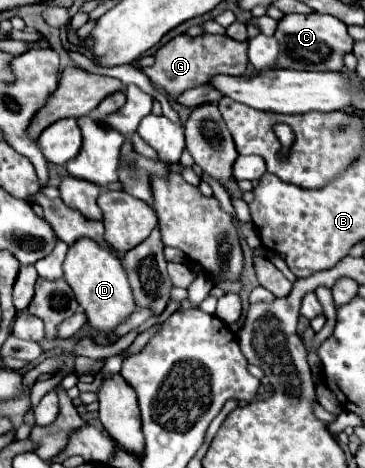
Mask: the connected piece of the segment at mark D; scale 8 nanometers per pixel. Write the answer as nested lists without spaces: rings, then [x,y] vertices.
[[[78,239],[66,255],[64,261],[64,279],[72,287],[80,307],[84,309],[88,323],[92,329],[108,337],[110,341],[116,339],[116,329],[136,313],[136,301],[132,299],[132,289],[128,283],[128,275],[116,255],[108,249],[102,249],[92,239]]]

